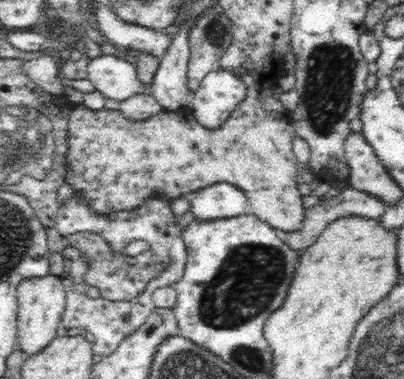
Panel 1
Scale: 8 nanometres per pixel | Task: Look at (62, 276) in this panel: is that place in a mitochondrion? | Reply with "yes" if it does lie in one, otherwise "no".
no

